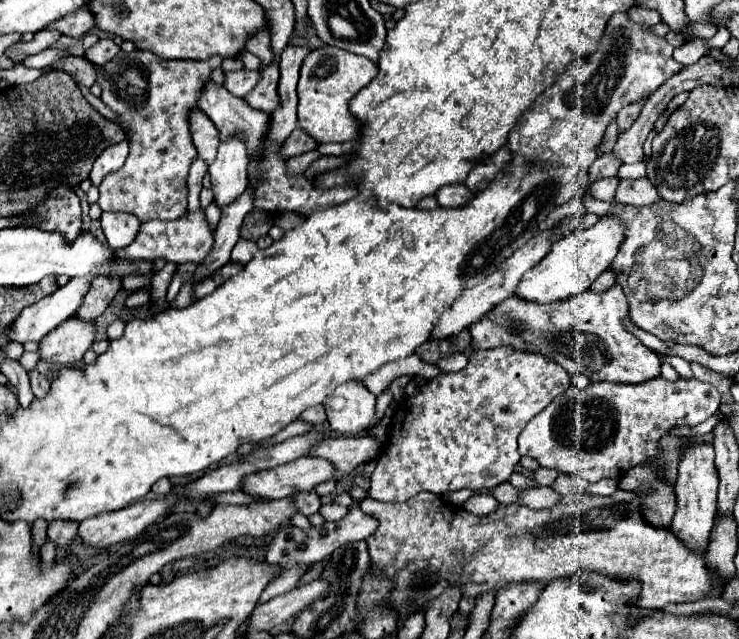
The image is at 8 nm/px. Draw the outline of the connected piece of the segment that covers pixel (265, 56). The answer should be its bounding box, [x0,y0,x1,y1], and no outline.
[247,33,275,69]

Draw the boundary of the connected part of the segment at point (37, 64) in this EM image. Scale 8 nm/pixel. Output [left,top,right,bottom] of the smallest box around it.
[22,47,71,69]

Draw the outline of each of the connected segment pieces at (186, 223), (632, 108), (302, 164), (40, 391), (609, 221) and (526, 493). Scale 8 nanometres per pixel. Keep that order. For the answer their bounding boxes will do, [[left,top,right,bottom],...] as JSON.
[[117,213,213,263],[617,103,643,133],[287,151,323,173],[29,369,49,397],[515,215,625,303],[519,487,557,509]]

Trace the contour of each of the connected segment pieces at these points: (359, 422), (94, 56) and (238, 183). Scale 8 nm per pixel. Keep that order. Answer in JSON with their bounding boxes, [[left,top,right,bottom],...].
[[323,379,375,433],[85,39,121,65],[209,139,247,209]]

